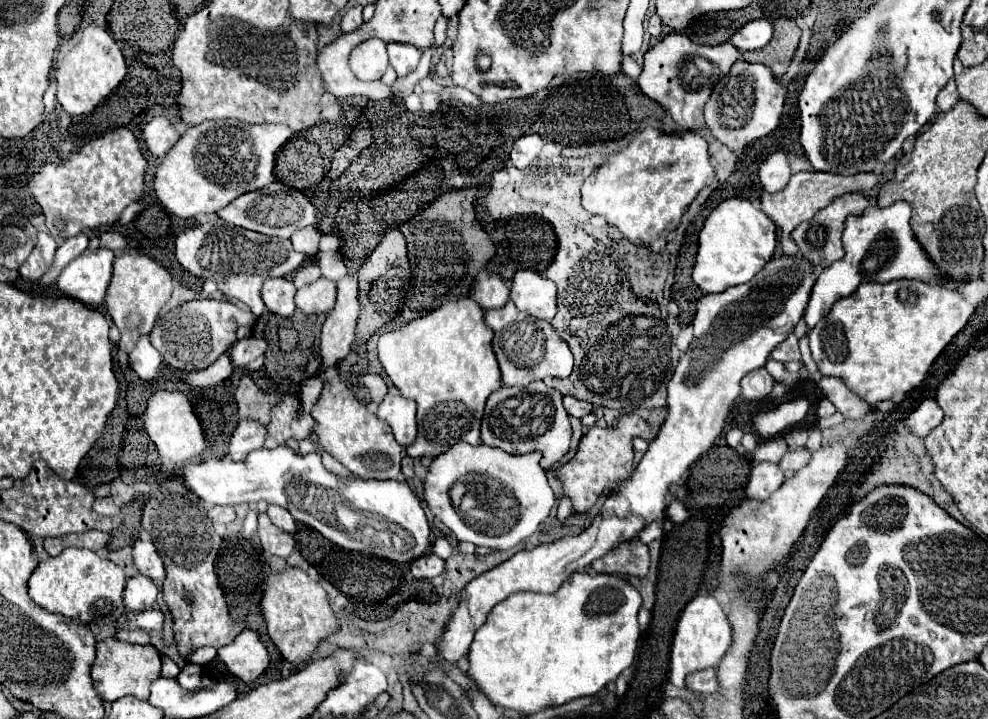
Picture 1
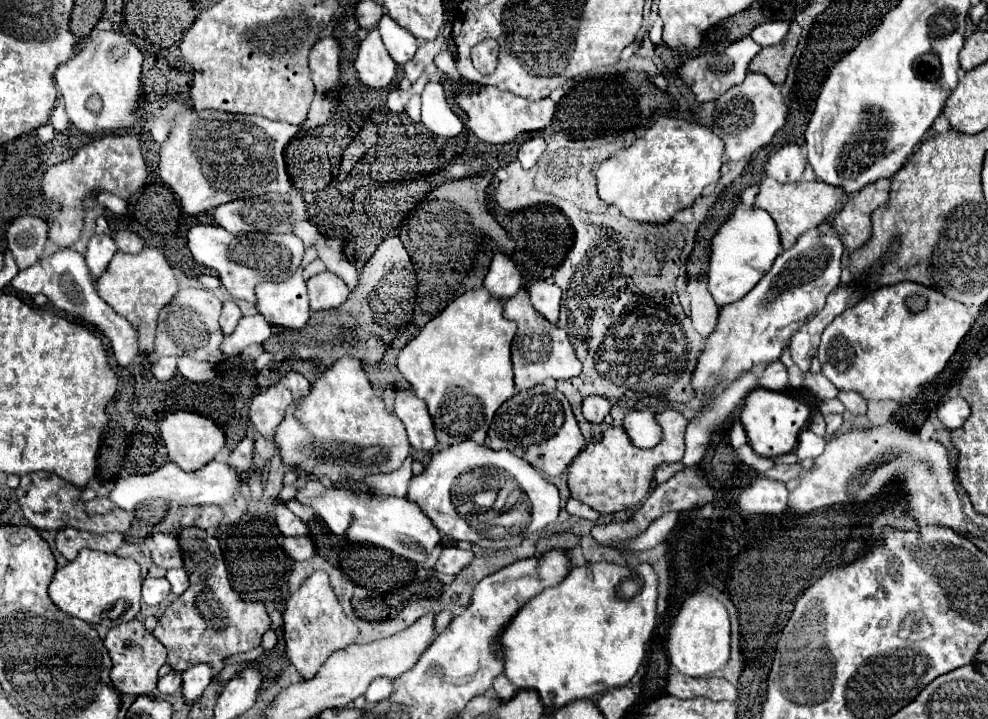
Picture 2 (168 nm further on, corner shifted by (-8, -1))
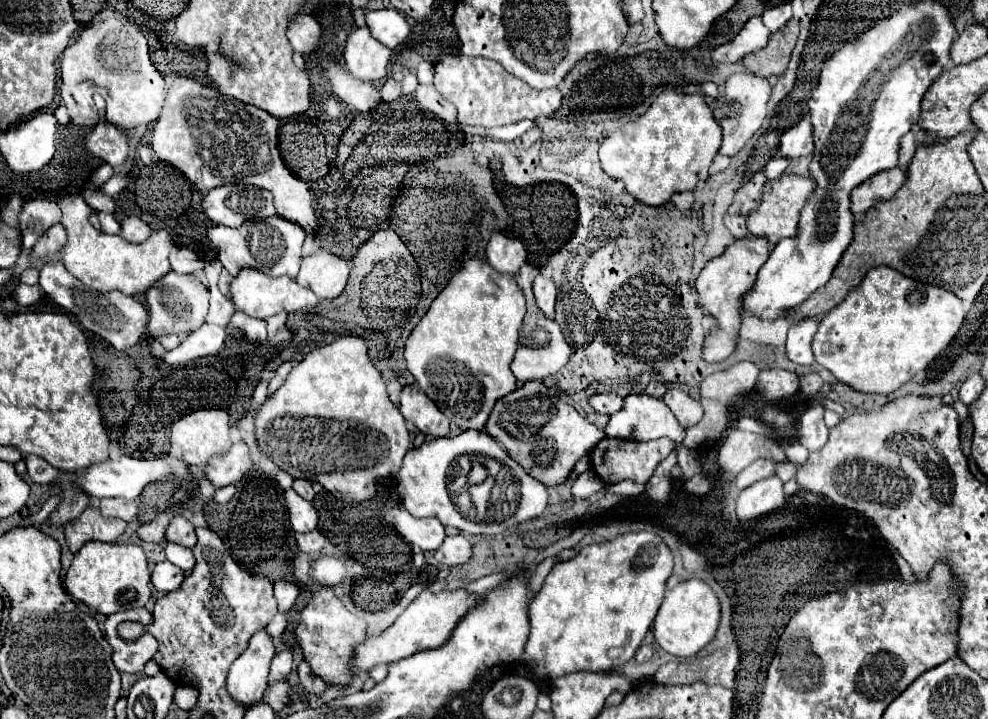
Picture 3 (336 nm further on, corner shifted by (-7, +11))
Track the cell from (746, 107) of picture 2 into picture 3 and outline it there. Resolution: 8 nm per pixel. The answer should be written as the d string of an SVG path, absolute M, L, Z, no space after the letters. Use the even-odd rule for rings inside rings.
M733 74L727 84L723 96L719 96L719 106L713 110L715 120L723 128L723 144L719 148L719 154L723 156L735 156L747 140L761 128L767 112L767 100L771 96L771 84L755 74Z

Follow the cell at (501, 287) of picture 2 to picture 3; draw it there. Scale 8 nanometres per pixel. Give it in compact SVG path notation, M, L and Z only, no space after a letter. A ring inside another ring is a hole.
M493 232L487 242L487 260L493 268L507 274L517 274L527 258L525 246L511 236Z

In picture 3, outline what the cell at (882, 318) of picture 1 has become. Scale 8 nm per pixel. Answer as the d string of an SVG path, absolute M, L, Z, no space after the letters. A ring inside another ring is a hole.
M877 266L867 272L859 286L851 288L839 306L819 320L811 348L817 364L849 388L865 394L891 394L917 372L925 370L947 348L963 326L965 312L961 310L961 300L955 294L937 286L921 286L889 266Z

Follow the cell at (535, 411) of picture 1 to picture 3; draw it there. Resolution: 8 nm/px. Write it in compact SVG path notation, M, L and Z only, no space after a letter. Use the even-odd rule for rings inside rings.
M527 382L523 388L503 396L489 420L487 420L487 434L491 434L507 454L535 480L543 482L545 486L559 486L563 484L575 462L591 452L595 444L605 438L605 432L587 422L575 408L561 402L557 396L551 394L545 382Z

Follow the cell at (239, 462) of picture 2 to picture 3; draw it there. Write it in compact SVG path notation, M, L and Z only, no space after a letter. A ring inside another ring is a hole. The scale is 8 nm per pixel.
M235 442L233 448L227 452L227 456L211 458L211 464L205 468L205 478L215 488L221 488L241 480L249 468L251 468L251 456L247 444Z

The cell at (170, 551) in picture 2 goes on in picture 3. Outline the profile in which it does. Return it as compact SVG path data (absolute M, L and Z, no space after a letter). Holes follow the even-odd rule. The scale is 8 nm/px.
M175 516L167 530L165 530L165 540L167 542L177 542L181 546L187 546L187 548L193 548L195 542L197 542L197 536L195 536L195 526L183 518L183 516Z

